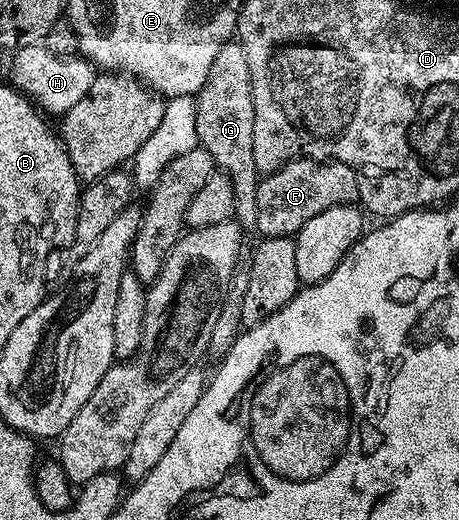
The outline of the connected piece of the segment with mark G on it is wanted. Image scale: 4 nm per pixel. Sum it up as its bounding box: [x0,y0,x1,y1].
[195,41,261,229]

